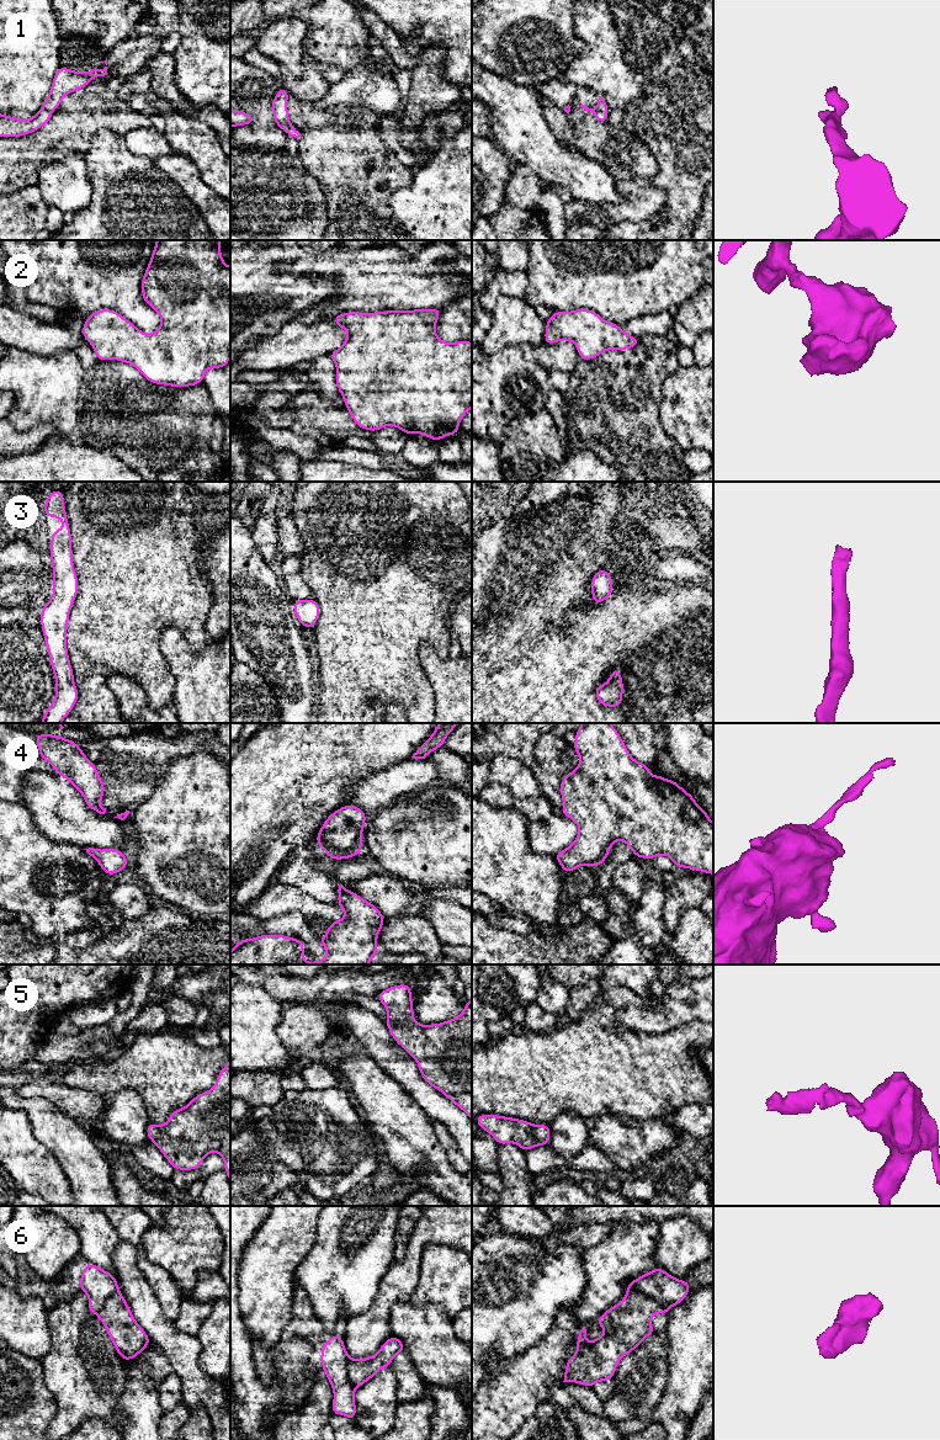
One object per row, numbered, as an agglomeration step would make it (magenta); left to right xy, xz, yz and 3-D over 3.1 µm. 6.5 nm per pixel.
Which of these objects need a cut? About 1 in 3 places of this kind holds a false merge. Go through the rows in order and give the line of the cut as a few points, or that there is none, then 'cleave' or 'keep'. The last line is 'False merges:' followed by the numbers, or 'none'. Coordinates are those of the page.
1: cut none; keep
2: cut none; keep
3: cut none; keep
4: cut none; keep
5: cut none; keep
6: cut yz (626, 1294), (642, 1292), (656, 1300), (667, 1311); cleave
False merges: 6

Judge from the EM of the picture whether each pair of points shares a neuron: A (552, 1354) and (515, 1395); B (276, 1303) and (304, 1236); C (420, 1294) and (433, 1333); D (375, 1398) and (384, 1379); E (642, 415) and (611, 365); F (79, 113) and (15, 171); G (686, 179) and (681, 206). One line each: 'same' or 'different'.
A: same
B: same
C: different
D: same
E: same
F: same
G: same

